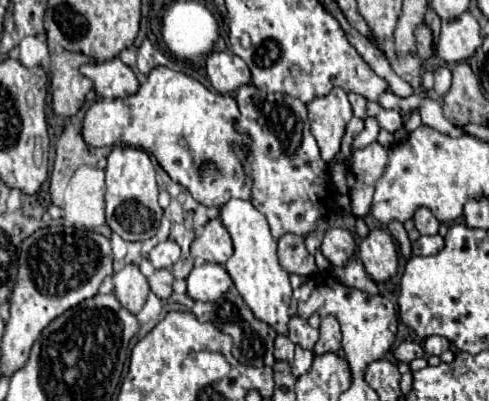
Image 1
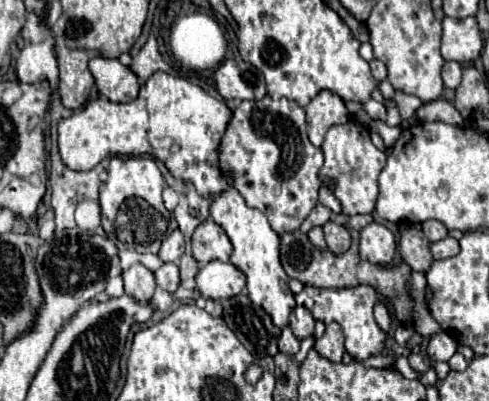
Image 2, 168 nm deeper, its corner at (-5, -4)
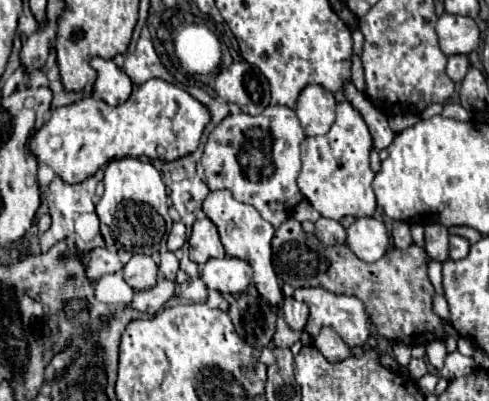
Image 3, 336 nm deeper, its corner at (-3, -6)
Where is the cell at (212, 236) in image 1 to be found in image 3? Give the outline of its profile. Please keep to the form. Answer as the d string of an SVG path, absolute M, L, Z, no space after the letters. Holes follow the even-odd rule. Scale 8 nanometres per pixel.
M198 218L190 234L190 260L204 264L210 258L224 258L224 246L218 238L218 230L208 218Z

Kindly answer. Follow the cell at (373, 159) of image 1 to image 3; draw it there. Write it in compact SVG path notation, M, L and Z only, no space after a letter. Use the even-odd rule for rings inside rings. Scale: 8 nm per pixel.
M340 102L336 108L336 122L324 136L306 138L300 146L302 150L302 170L298 176L298 186L306 200L324 216L332 220L342 220L352 214L372 216L376 210L376 196L372 192L374 170L370 168L370 148L372 136L362 120L348 102Z

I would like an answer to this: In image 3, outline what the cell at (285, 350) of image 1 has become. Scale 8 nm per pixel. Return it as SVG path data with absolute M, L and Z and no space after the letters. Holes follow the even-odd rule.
M278 318L278 328L274 334L274 344L278 348L292 348L300 340L300 332L294 332L288 328L284 318Z

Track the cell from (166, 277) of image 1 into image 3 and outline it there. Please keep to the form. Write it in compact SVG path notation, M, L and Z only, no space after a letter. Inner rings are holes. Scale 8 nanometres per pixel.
M162 250L160 254L160 266L158 266L160 274L166 278L166 280L176 280L176 272L178 272L178 258L168 252L168 250Z

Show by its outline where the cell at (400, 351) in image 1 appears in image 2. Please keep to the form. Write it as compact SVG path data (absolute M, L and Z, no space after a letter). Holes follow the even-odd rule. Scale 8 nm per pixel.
M410 354L408 356L410 360L410 366L416 370L416 372L426 372L430 366L432 366L432 360L426 356L426 354Z

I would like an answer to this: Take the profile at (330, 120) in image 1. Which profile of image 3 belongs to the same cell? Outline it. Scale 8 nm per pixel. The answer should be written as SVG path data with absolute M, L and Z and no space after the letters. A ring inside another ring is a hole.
M310 84L302 90L302 94L298 98L296 116L298 116L306 136L326 134L336 116L336 100L322 86Z

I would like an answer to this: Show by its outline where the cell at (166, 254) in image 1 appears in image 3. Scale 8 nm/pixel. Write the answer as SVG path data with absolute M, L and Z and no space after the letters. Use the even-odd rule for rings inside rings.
M176 222L172 226L170 236L168 236L168 250L170 252L178 252L184 246L184 242L186 242L186 228L184 228L182 222Z

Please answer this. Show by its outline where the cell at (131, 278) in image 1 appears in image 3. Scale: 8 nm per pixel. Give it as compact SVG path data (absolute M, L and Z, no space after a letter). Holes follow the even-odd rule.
M132 256L132 260L124 266L124 280L136 292L150 290L156 284L158 268L150 256Z

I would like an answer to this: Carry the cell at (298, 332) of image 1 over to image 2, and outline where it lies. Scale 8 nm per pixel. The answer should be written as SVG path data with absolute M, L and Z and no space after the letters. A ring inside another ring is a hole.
M296 306L292 310L292 314L290 314L290 328L292 328L292 332L294 332L294 336L298 340L312 336L314 334L314 318L312 318L312 314L306 308Z

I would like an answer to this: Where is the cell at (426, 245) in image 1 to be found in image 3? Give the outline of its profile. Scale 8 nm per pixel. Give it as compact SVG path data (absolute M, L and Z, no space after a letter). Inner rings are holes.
M450 236L450 260L460 260L468 254L468 240L460 236Z

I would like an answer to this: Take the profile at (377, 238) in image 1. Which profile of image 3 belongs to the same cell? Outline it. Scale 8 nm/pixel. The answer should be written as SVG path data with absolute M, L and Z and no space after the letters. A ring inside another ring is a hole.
M356 218L356 222L348 228L346 244L360 260L376 262L386 254L390 238L384 222L376 218Z

